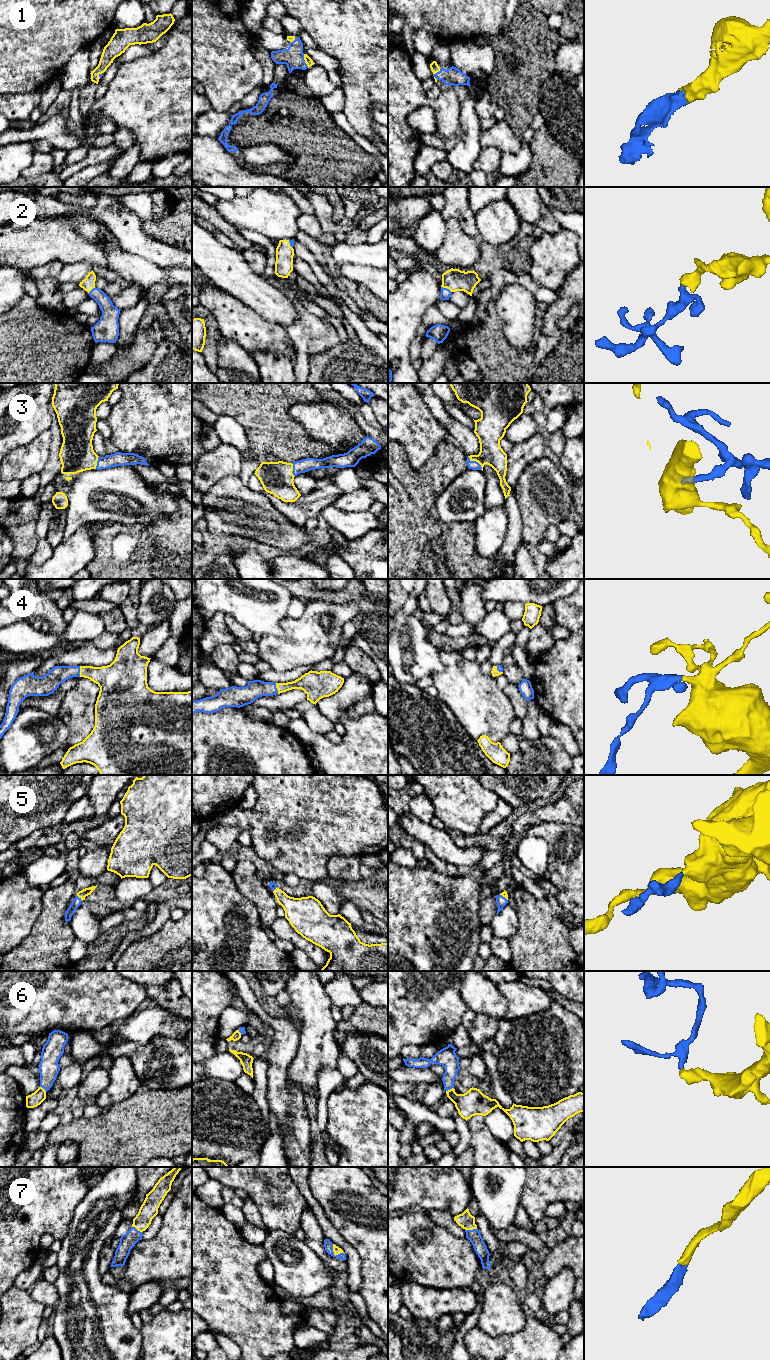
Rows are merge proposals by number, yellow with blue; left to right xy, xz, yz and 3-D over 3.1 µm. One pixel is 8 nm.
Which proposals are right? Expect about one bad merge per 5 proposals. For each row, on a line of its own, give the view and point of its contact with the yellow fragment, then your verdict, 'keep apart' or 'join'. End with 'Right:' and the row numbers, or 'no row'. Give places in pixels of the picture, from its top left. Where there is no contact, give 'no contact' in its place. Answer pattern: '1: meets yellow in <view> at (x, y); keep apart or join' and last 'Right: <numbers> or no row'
1: meets yellow in xz at (305, 61); join
2: meets yellow in yz at (446, 287); join
3: meets yellow in yz at (475, 460); join
4: meets yellow in xy at (80, 671); join
5: meets yellow in xy at (80, 897); join
6: meets yellow in yz at (450, 1089); join
7: meets yellow in xz at (334, 1254); join
Right: 1, 2, 3, 4, 5, 6, 7

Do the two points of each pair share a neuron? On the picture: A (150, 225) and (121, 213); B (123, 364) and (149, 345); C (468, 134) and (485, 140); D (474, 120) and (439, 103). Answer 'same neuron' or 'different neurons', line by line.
A: different neurons
B: same neuron
C: different neurons
D: different neurons

